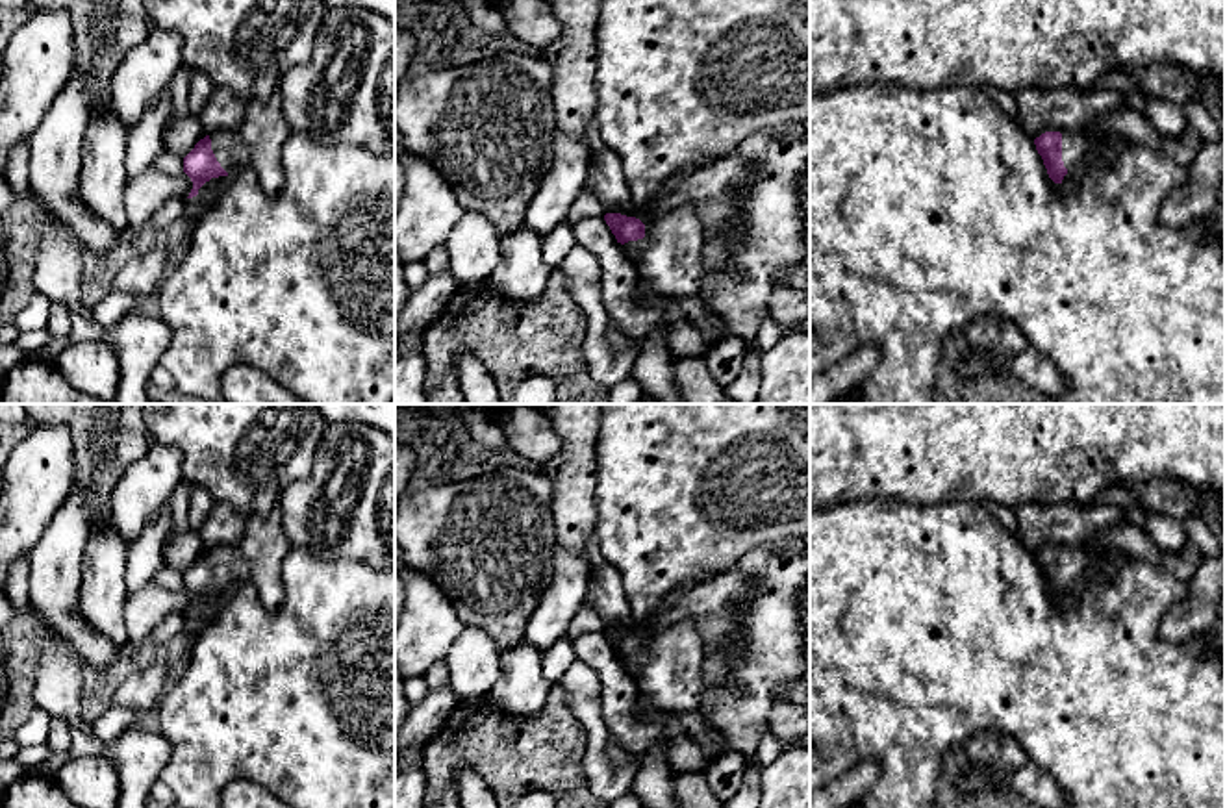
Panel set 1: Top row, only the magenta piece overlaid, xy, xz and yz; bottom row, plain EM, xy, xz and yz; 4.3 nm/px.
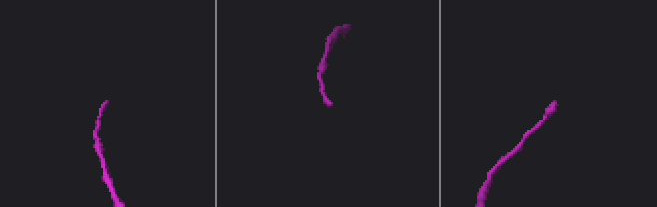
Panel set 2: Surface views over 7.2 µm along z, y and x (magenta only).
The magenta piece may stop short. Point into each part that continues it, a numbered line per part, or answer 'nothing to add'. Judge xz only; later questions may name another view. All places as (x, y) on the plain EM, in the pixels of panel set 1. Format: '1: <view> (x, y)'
1: xz (669, 673)

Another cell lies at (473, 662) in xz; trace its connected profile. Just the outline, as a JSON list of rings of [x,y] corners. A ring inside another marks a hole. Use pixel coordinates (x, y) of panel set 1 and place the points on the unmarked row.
[[[467,626],[445,663],[458,701],[486,697],[500,675],[502,649],[482,630]]]

